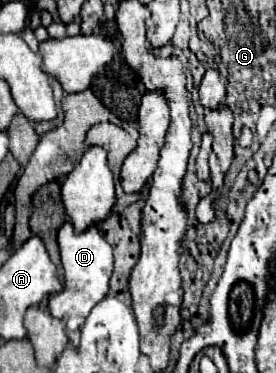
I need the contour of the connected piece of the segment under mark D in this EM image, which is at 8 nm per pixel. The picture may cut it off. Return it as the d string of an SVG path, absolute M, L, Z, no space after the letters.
M65 223L59 229L57 241L59 241L61 261L65 269L65 285L63 285L63 291L49 297L49 311L53 317L67 321L69 343L73 347L79 347L81 327L87 315L109 291L109 279L113 273L113 253L111 253L111 245L103 239L97 227L89 227L83 233L75 233L71 223Z

